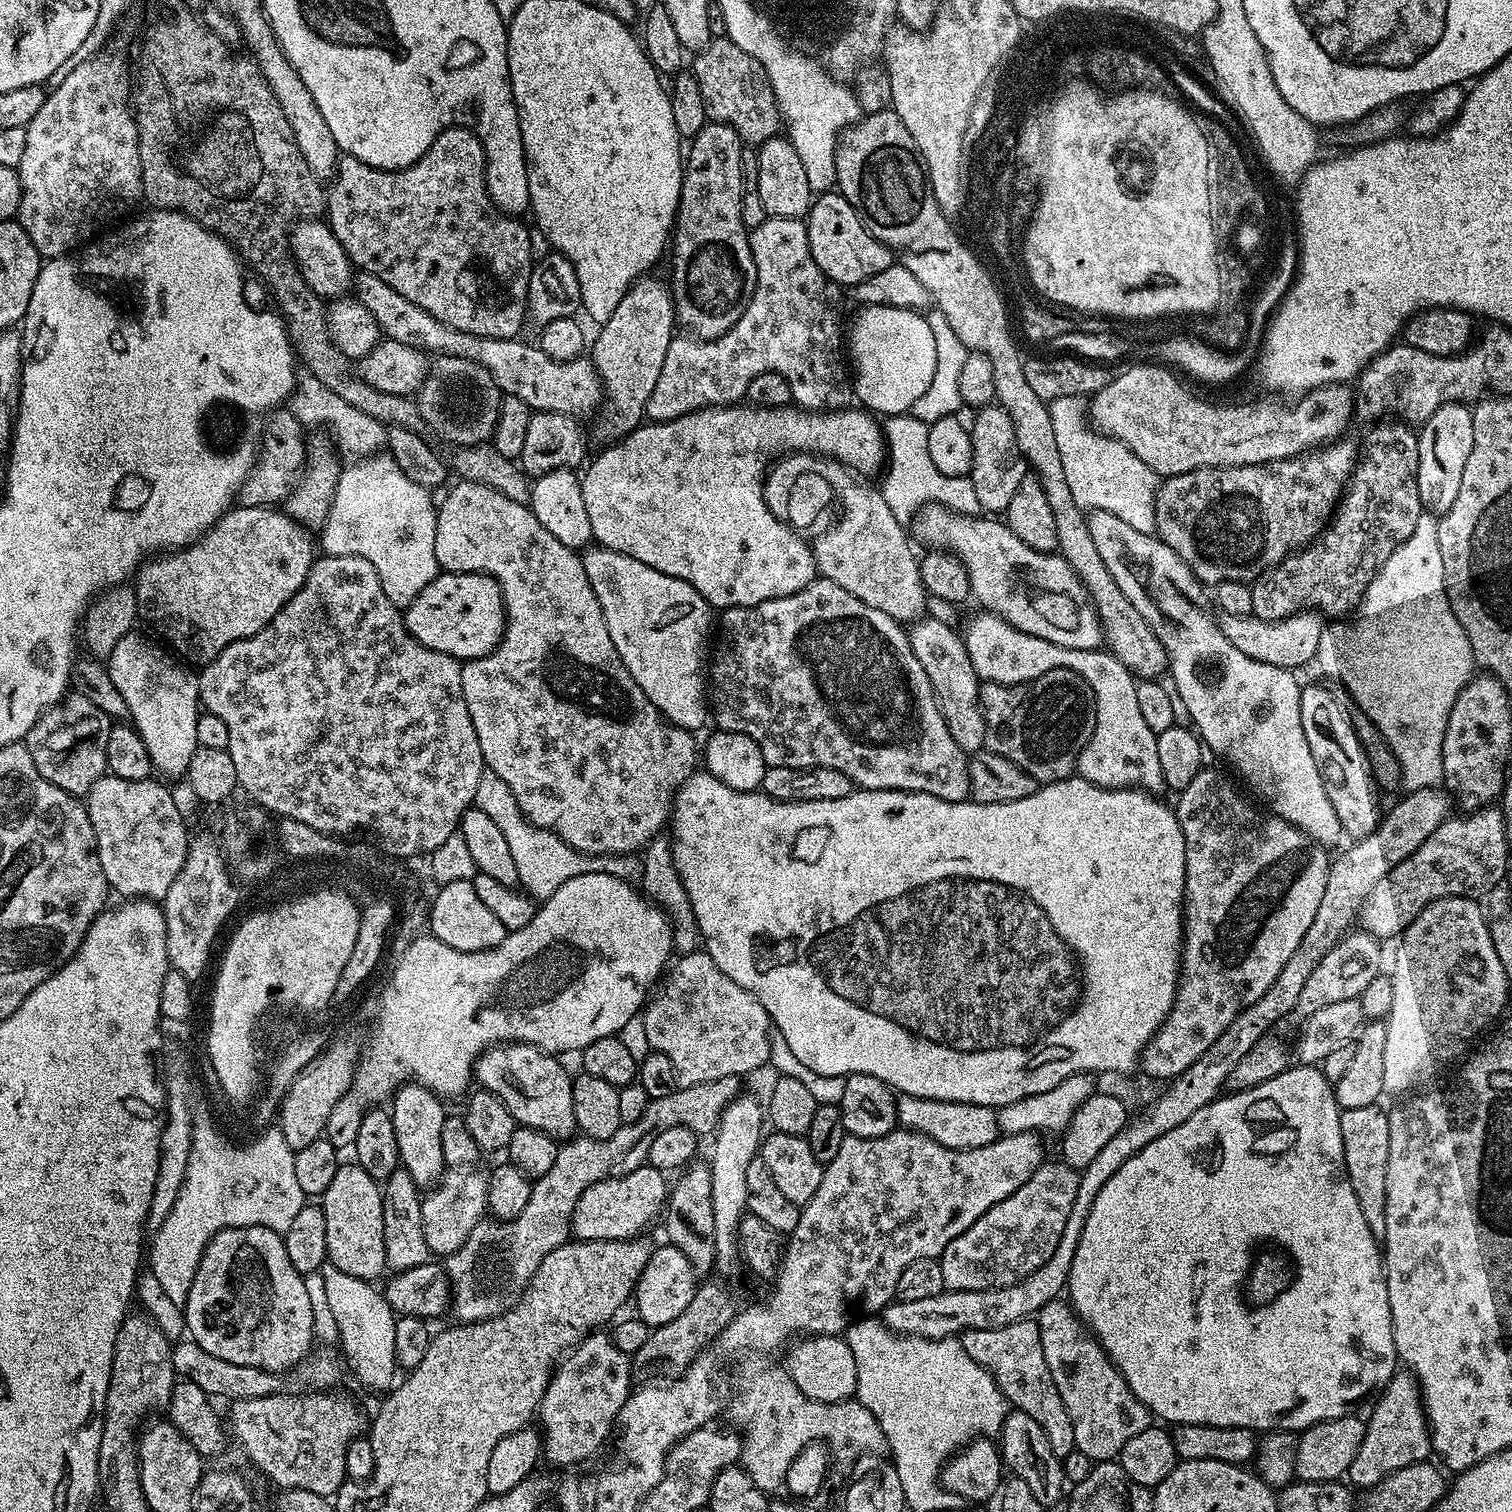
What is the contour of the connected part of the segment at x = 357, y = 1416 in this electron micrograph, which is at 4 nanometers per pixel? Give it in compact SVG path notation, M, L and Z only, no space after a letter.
M281 1390L266 1398L246 1398L231 1401L232 1408L226 1412L230 1432L236 1435L240 1448L252 1459L260 1472L265 1472L277 1485L277 1489L297 1488L310 1490L310 1494L322 1494L335 1497L337 1490L346 1482L346 1446L365 1431L366 1416L348 1396L337 1390L300 1390L304 1392L287 1392Z

